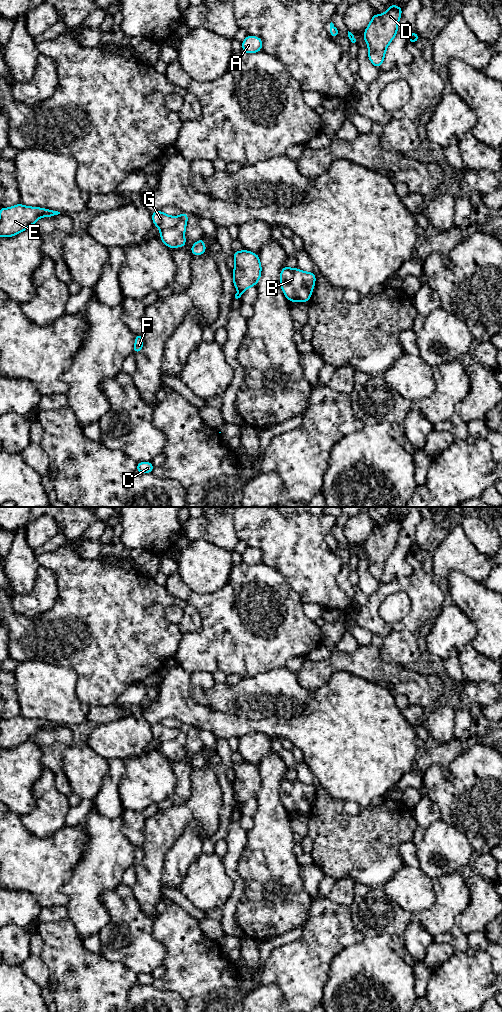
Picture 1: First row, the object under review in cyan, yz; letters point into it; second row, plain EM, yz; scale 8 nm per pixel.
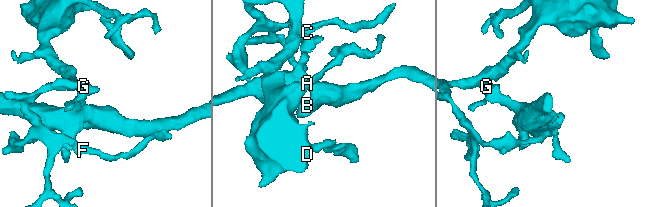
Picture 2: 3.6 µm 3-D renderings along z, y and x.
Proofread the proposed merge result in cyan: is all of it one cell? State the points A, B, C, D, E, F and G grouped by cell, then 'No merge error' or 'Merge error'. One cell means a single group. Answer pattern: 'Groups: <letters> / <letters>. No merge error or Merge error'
Groups: A C D E F G / B. Merge error

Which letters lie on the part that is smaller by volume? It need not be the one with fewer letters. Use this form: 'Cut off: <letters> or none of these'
Cut off: A, C, D, E, F, G

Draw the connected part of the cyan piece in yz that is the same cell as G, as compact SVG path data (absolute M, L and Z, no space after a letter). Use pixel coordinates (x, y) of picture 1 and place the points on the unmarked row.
M161 722L152 724L151 727L154 737L158 739L160 743L174 740L179 734L179 729L167 727Z

